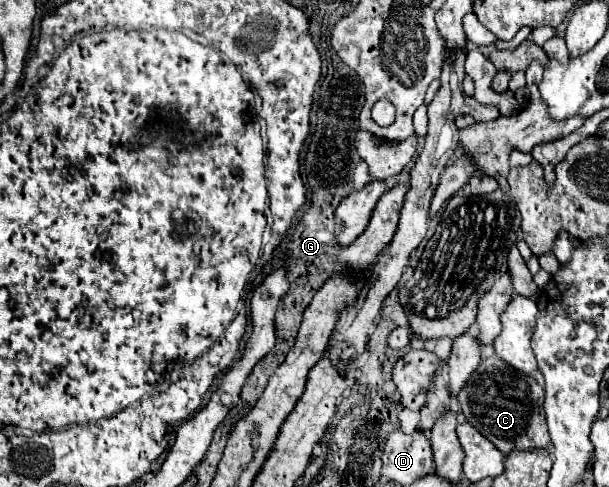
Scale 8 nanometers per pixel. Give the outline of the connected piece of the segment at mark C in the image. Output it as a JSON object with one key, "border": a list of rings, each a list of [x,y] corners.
{"border":[[[495,354],[481,360],[479,368],[471,374],[471,380],[467,380],[457,400],[467,422],[473,424],[503,454],[509,454],[511,450],[539,450],[551,446],[543,408],[543,388],[533,376],[507,368],[507,364],[503,364],[503,360],[499,360]]]}

